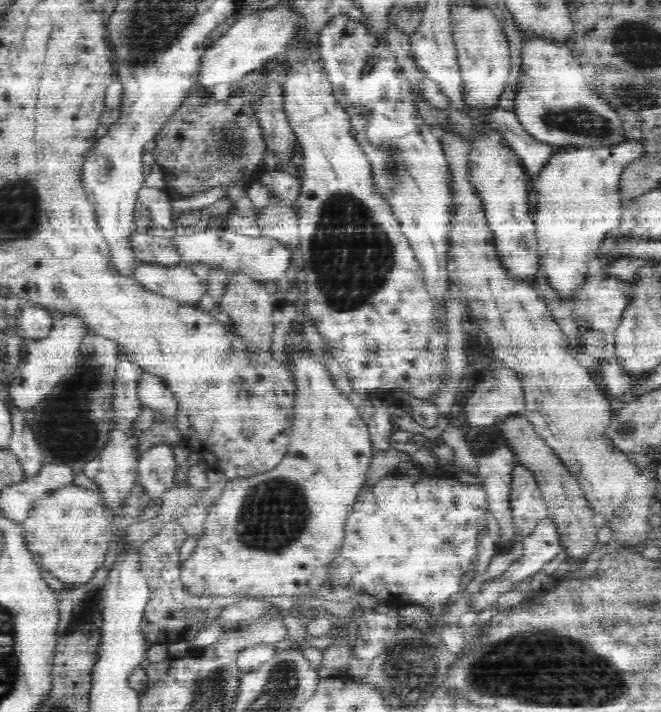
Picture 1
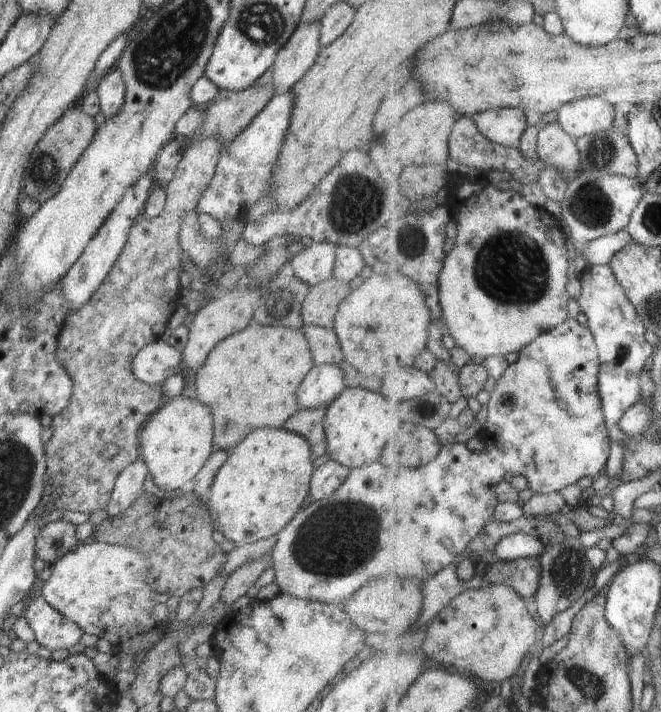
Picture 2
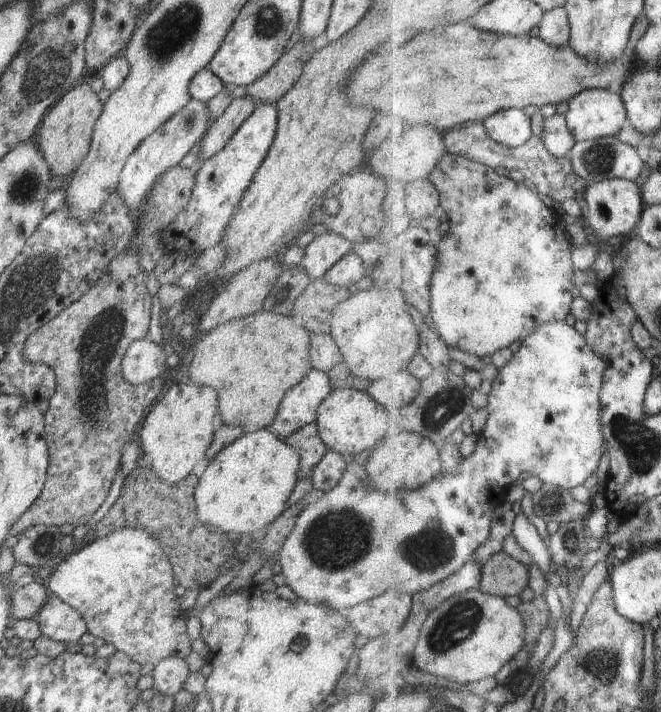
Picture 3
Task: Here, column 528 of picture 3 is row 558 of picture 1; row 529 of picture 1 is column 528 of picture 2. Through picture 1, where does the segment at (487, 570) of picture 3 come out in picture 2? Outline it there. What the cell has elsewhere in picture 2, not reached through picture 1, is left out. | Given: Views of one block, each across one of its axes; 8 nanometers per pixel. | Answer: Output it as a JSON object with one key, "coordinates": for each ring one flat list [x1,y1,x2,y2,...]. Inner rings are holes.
{"coordinates":[[538,557,500,560,489,567,486,584,504,583,514,587,525,599,534,598,541,589,543,562]]}

